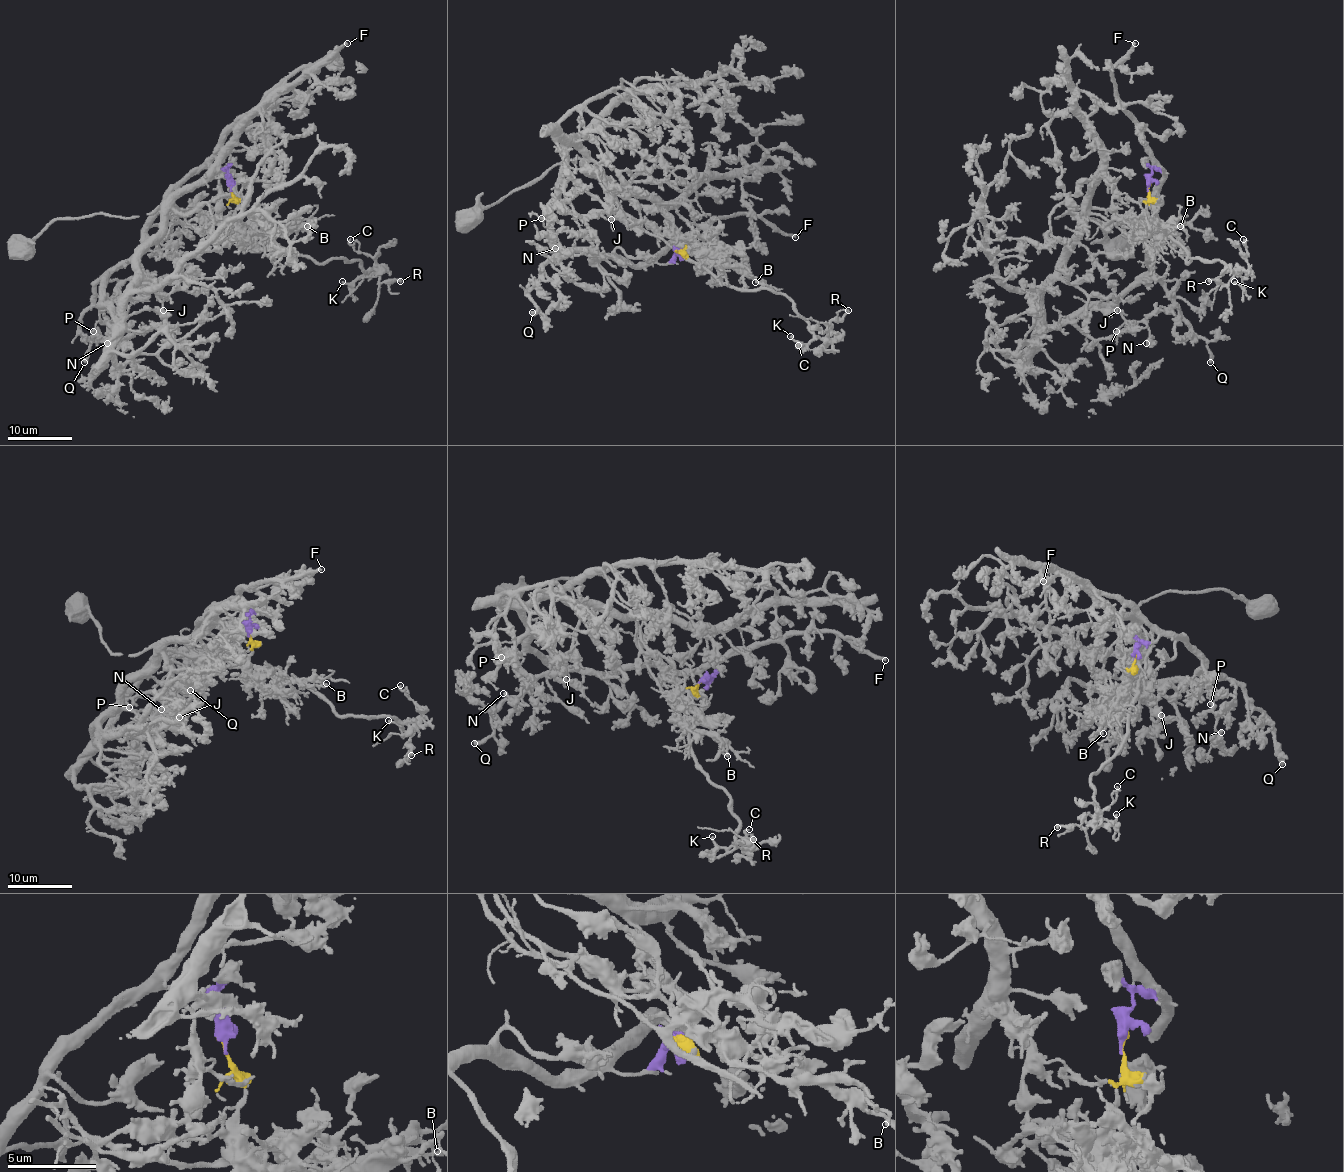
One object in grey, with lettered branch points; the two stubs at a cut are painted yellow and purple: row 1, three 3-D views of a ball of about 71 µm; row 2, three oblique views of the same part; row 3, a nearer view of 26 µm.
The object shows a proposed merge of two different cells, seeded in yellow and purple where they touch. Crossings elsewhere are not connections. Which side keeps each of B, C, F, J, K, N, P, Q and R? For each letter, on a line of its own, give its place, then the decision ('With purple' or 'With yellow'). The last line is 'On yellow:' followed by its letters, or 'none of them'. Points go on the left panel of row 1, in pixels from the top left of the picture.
B: Place: (307, 226). With yellow
C: Place: (350, 239). With yellow
F: Place: (347, 43). With purple
J: Place: (163, 310). With purple
K: Place: (342, 281). With yellow
N: Place: (107, 343). With purple
P: Place: (93, 331). With purple
Q: Place: (84, 362). With purple
R: Place: (400, 281). With yellow
On yellow: B, C, K, R

